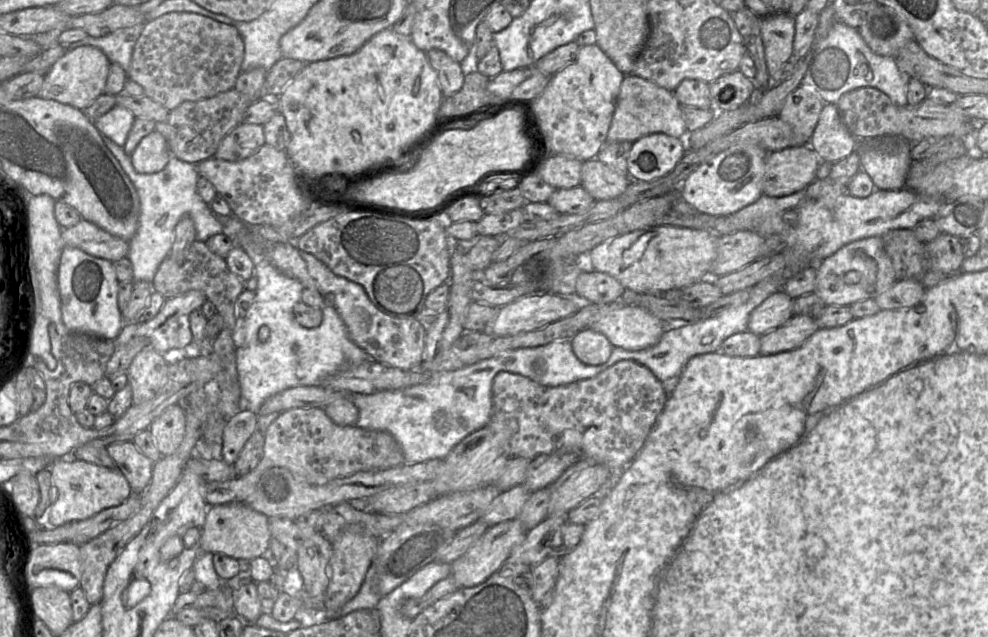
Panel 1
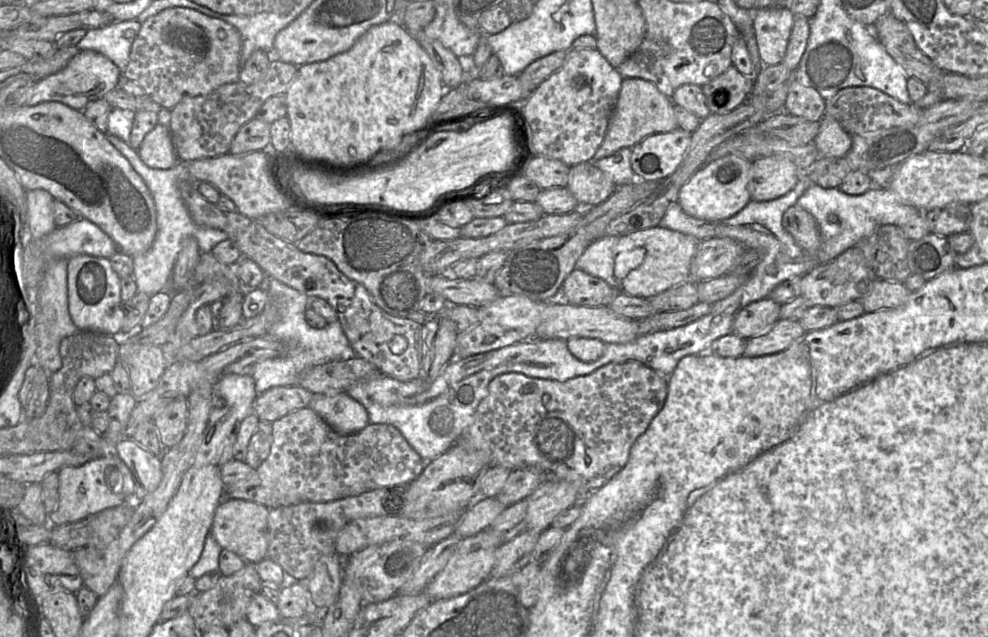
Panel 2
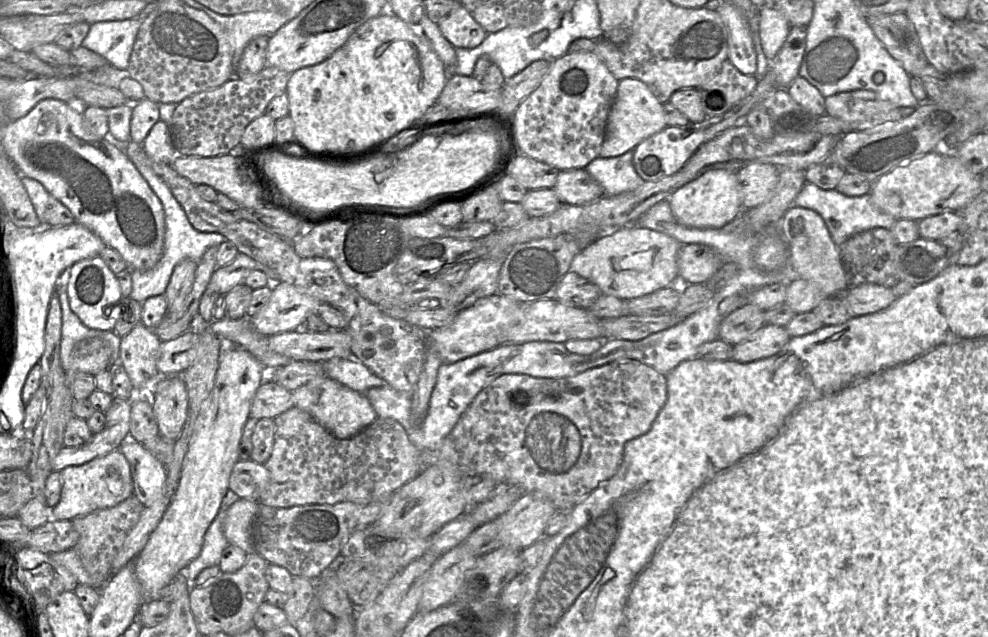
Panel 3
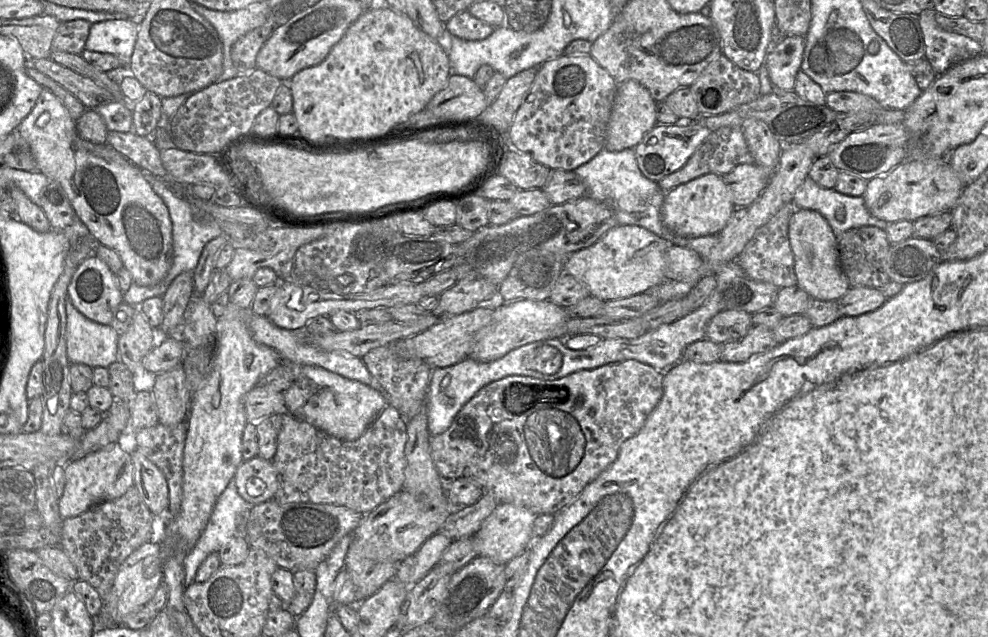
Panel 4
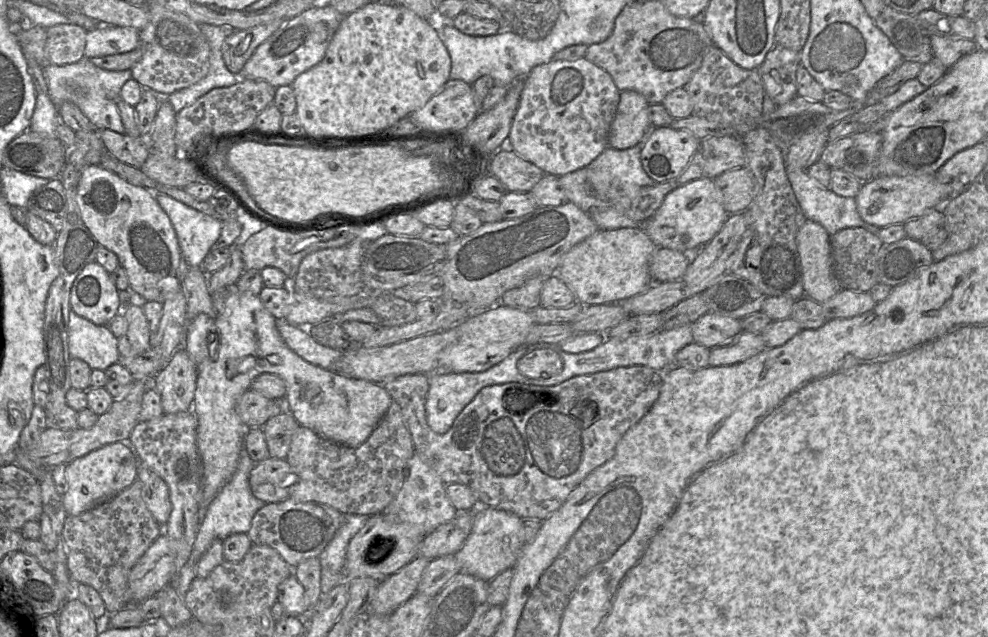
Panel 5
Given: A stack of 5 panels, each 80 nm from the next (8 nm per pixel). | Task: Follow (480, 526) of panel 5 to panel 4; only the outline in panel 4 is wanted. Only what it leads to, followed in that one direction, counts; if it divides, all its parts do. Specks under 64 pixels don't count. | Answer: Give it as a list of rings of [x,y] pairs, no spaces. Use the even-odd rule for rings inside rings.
[[[511,503],[498,504],[472,536],[477,556],[487,557],[497,564],[507,564],[523,551],[529,550],[533,542],[532,528],[536,516],[524,507]]]

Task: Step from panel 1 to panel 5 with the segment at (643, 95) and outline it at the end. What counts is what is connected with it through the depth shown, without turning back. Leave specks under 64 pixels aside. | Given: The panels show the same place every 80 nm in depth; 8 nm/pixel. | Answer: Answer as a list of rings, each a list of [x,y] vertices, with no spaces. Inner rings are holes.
[[[622,91],[612,121],[608,146],[618,150],[639,144],[653,128],[649,118],[649,103],[635,91]]]

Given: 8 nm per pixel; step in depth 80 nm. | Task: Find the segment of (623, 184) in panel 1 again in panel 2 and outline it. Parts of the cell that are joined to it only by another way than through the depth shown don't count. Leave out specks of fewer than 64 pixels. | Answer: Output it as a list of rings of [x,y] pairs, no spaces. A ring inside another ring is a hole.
[[[586,161],[571,166],[566,188],[581,207],[591,207],[606,201],[617,186],[593,161]]]

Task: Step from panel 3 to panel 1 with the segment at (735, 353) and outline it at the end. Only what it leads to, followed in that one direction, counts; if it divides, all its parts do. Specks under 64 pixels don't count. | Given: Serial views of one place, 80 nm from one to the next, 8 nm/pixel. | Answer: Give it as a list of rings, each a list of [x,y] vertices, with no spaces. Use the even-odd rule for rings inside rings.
[[[794,315],[783,325],[760,336],[760,355],[774,355],[794,350],[819,329],[815,317]]]

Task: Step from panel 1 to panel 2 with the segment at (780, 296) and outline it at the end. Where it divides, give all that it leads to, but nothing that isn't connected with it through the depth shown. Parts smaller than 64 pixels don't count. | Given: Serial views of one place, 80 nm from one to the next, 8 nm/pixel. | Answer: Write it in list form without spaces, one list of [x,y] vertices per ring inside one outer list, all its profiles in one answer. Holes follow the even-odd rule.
[[[770,297],[750,303],[736,315],[733,333],[743,339],[763,333],[780,320],[780,308]]]

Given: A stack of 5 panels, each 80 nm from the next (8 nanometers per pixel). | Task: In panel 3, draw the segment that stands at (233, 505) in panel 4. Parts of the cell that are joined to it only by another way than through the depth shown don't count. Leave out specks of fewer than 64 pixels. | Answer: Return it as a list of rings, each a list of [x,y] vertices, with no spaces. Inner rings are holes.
[[[231,490],[227,491],[216,517],[204,535],[199,555],[185,568],[185,577],[192,583],[192,586],[194,586],[195,578],[203,569],[219,565],[221,554],[229,544],[223,533],[225,512],[238,498]]]

